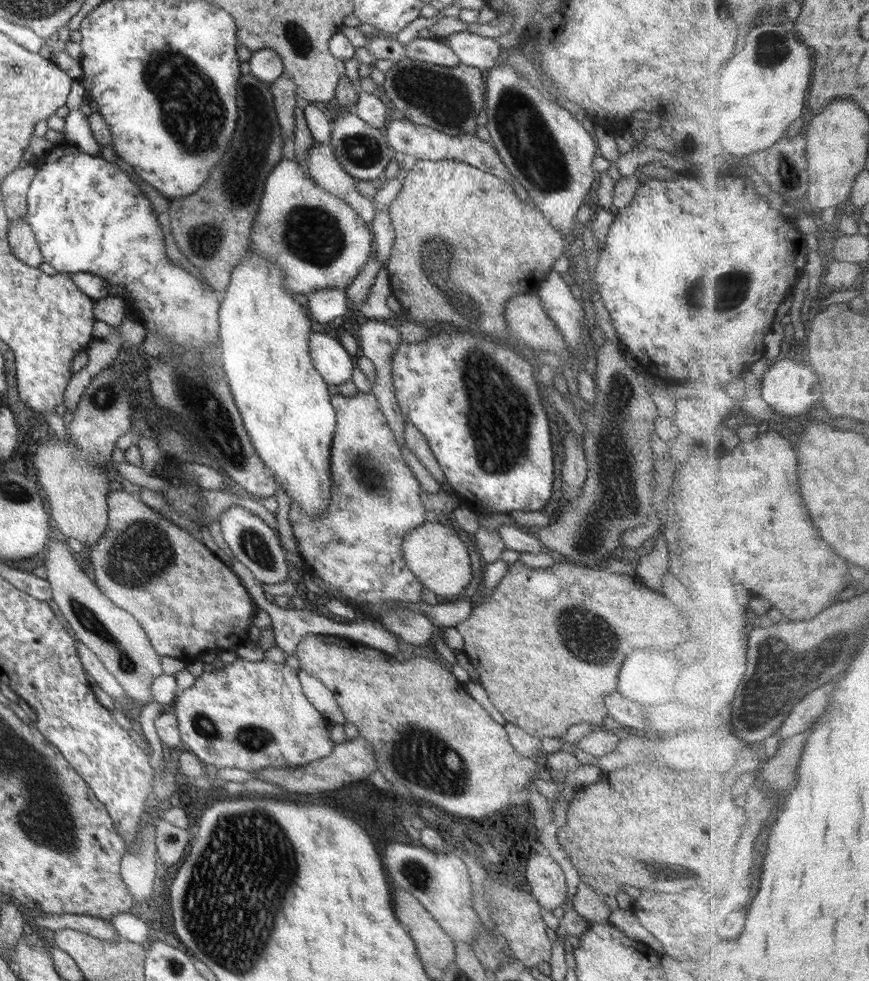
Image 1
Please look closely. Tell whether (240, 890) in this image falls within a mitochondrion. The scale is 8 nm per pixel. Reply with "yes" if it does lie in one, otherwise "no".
yes

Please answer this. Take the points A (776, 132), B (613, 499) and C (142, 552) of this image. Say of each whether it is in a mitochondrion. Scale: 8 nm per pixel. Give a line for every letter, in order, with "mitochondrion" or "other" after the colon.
A: other
B: mitochondrion
C: mitochondrion

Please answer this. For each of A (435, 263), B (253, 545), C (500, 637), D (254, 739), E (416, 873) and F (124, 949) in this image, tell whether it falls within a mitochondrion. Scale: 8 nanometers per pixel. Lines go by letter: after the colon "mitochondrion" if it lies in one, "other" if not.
A: mitochondrion
B: mitochondrion
C: other
D: mitochondrion
E: mitochondrion
F: other

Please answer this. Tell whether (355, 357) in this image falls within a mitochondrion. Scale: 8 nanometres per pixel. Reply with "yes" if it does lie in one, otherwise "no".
no

